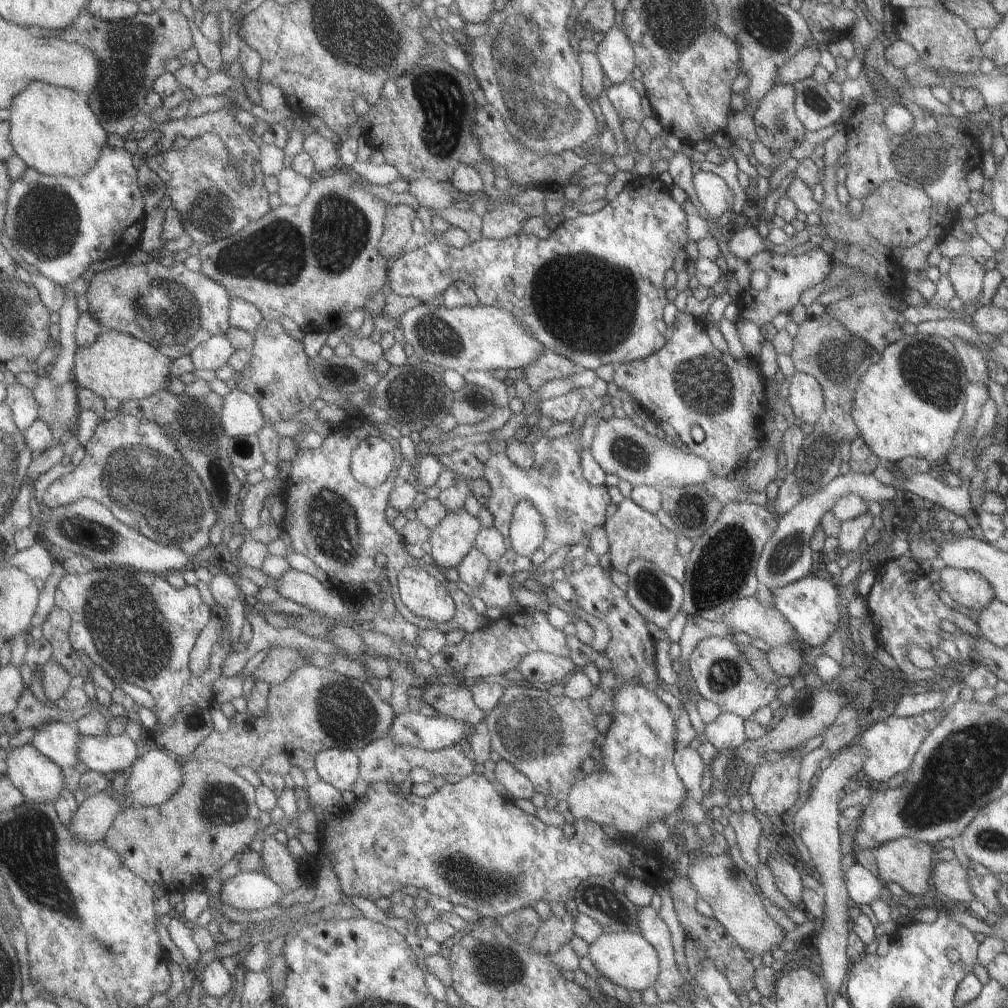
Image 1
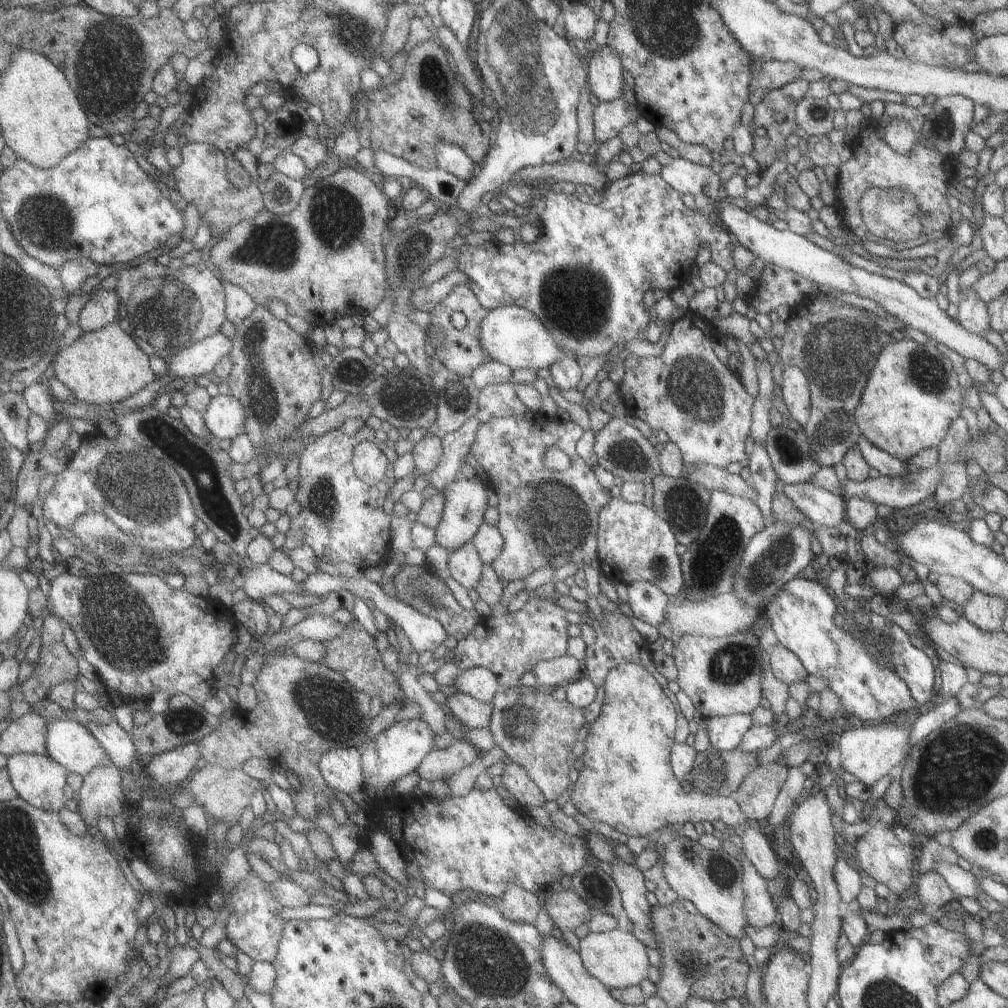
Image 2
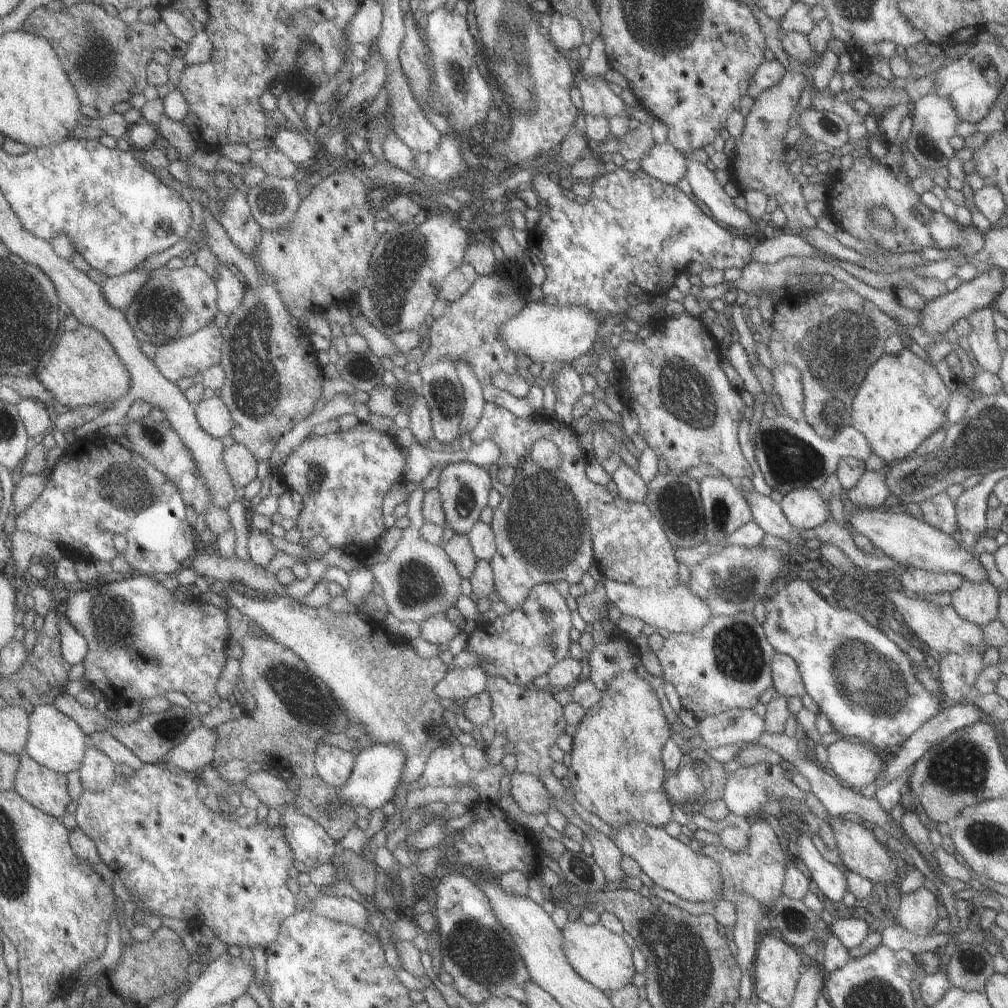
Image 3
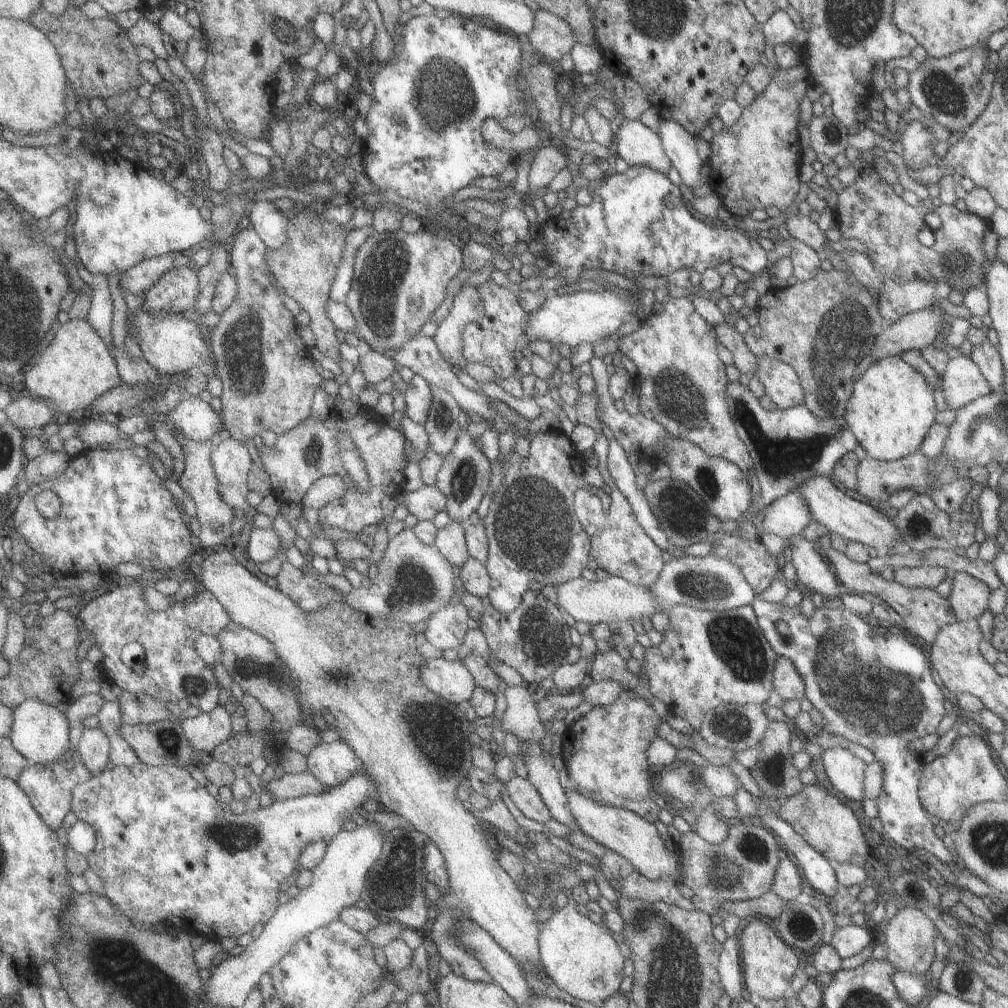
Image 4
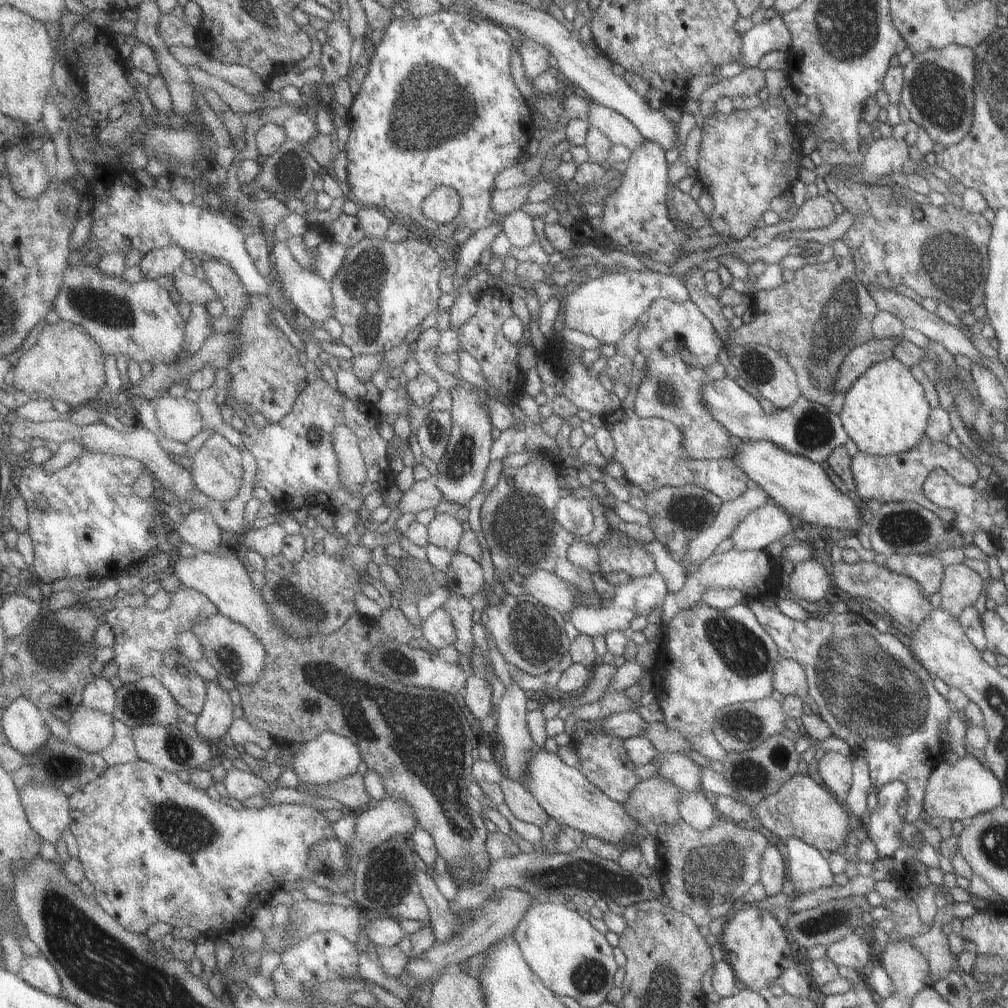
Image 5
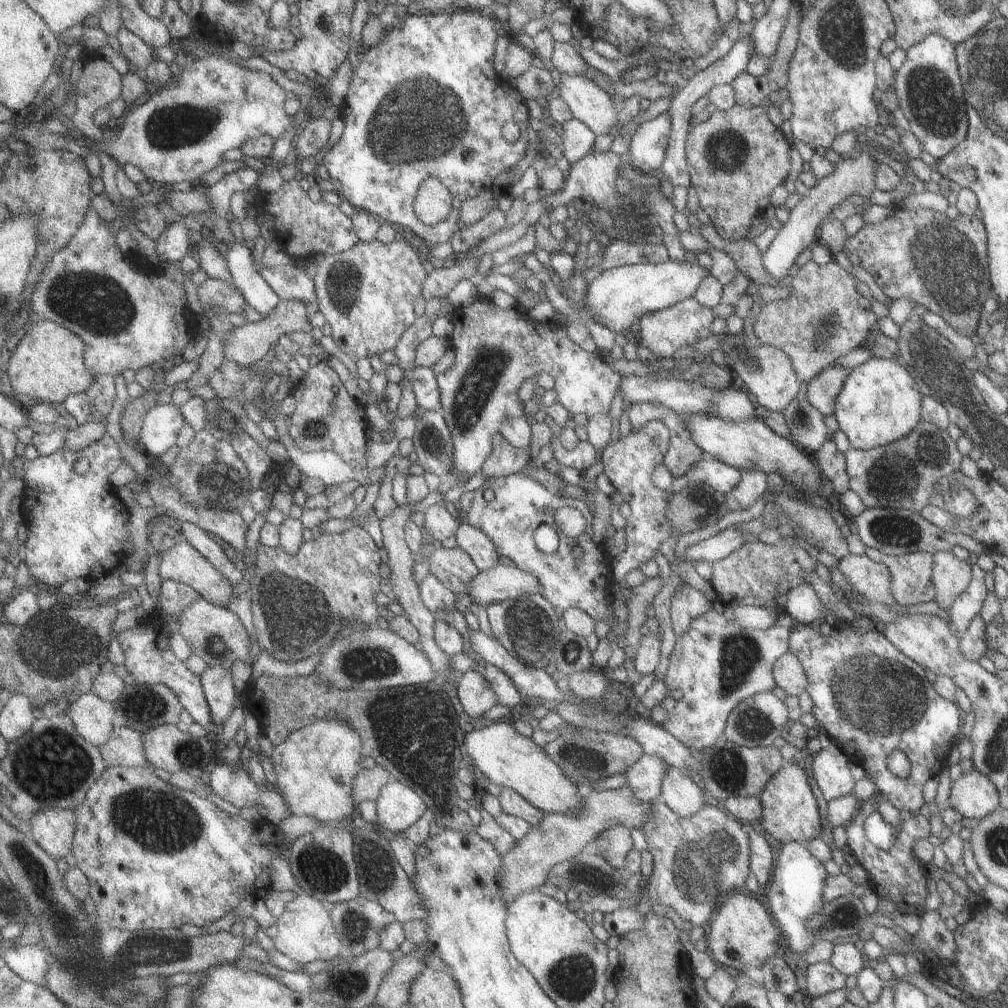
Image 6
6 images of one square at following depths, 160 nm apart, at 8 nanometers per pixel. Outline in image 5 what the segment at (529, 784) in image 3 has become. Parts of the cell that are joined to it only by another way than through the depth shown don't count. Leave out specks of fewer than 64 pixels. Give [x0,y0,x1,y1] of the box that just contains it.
[498,776,551,827]

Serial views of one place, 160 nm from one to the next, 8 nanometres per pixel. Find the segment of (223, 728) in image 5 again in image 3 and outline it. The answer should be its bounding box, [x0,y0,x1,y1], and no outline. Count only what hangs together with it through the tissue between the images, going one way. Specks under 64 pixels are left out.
[166,724,219,775]

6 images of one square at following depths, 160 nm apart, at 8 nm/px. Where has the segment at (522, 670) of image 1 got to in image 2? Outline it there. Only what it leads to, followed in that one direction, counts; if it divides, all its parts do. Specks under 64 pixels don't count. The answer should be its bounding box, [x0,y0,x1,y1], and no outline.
[530,655,579,687]

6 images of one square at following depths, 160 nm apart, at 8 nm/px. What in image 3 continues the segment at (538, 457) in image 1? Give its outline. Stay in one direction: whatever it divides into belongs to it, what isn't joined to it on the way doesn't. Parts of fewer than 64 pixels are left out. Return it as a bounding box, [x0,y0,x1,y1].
[470,402,613,610]

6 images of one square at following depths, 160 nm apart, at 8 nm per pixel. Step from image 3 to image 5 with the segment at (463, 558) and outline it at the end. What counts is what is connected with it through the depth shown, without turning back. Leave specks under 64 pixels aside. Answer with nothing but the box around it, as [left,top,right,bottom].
[428,512,465,553]

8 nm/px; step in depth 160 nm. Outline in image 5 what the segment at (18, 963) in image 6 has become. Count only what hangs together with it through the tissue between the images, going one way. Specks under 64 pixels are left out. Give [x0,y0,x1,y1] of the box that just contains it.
[20,956,62,996]

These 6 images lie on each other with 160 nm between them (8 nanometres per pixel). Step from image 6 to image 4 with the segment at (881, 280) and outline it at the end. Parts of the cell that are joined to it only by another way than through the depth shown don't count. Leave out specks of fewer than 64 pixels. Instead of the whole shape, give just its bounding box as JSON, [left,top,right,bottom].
[834,170,987,294]

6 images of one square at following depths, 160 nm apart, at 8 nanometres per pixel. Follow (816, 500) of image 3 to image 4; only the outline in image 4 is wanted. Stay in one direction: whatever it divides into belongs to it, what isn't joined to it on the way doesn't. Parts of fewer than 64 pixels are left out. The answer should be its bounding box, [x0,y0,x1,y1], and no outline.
[759,492,812,540]

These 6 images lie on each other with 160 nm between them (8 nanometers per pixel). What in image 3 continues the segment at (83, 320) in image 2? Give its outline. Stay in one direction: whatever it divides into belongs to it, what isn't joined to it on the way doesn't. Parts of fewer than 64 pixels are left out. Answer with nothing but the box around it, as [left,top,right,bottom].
[102,268,151,310]

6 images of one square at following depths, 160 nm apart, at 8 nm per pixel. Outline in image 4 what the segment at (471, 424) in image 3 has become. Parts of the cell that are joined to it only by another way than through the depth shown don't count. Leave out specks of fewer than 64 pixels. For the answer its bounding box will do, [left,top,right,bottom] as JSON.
[433,284,486,370]

